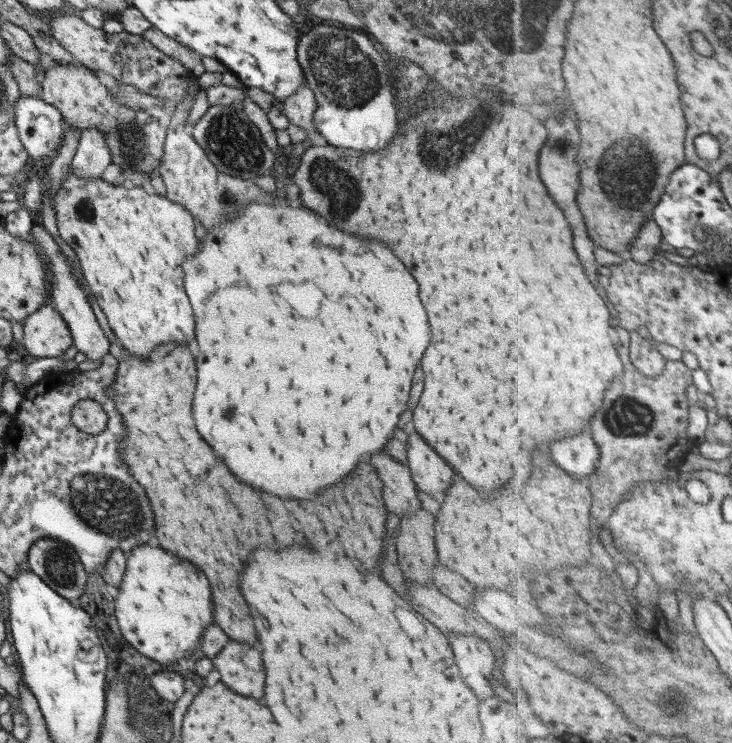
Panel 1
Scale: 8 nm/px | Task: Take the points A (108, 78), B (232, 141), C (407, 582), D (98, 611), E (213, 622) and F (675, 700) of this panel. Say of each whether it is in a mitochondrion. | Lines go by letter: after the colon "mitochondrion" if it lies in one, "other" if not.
A: other
B: mitochondrion
C: other
D: other
E: other
F: mitochondrion

